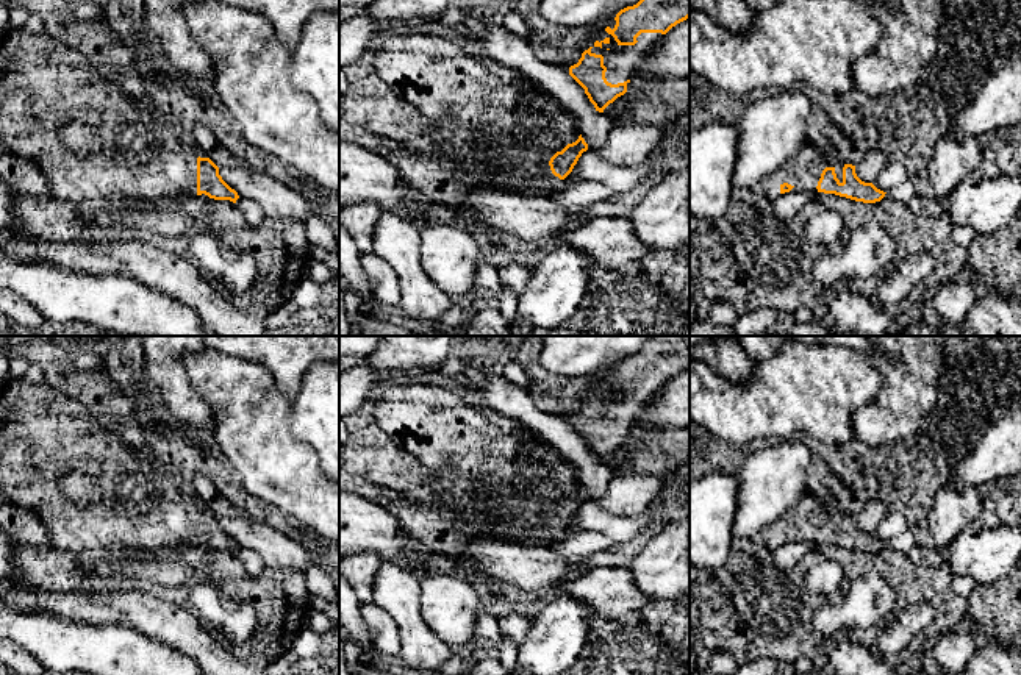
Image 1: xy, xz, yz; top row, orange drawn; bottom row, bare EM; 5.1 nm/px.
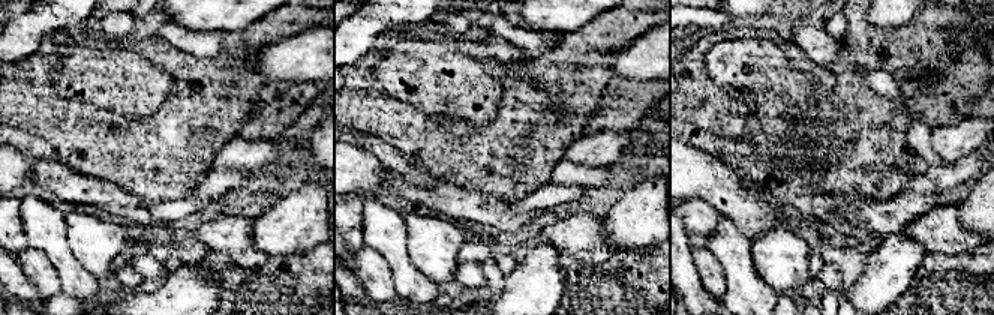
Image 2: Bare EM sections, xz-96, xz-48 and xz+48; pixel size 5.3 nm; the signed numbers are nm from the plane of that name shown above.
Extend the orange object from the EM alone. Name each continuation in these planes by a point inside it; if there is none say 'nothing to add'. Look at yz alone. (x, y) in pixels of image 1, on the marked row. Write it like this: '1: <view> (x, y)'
1: yz (802, 171)

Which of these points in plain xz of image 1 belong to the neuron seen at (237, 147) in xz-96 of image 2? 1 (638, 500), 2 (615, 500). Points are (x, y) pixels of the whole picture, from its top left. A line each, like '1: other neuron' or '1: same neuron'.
1: same neuron
2: same neuron

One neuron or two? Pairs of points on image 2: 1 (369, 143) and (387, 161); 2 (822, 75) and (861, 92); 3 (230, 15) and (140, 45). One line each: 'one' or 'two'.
1: one
2: two
3: two

